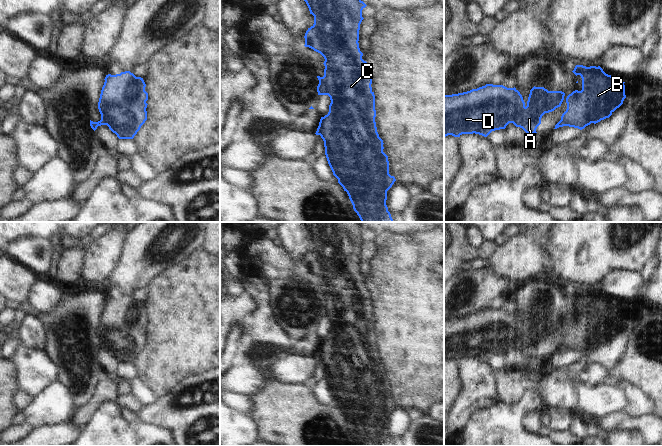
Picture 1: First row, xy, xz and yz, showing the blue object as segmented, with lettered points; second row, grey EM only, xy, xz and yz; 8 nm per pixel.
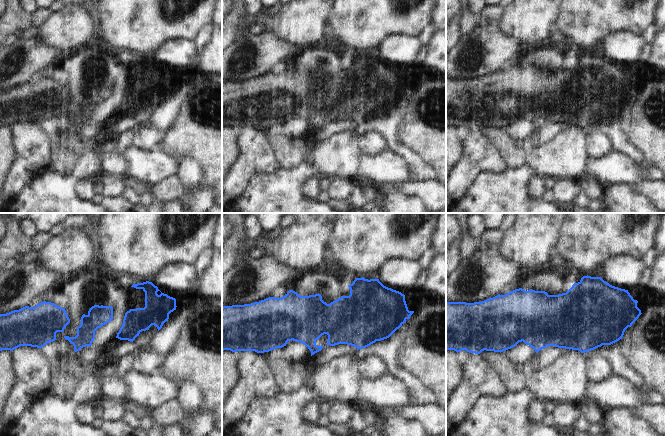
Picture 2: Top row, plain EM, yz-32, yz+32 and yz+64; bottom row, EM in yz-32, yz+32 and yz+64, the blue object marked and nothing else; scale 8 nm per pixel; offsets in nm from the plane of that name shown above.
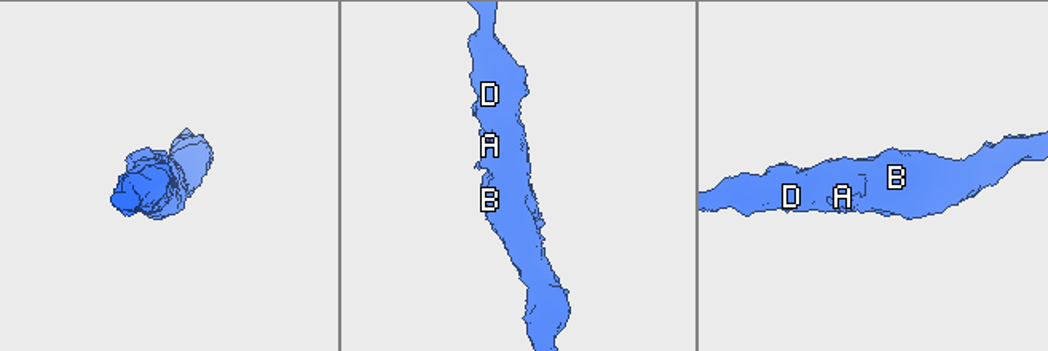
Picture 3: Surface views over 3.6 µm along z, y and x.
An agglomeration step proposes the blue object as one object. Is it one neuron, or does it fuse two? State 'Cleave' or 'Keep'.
Keep.

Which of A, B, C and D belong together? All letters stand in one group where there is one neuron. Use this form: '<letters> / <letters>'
A B C D

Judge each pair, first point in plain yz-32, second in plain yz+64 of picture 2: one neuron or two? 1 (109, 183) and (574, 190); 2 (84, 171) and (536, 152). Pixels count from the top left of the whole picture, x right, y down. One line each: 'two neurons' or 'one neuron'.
1: one neuron
2: two neurons

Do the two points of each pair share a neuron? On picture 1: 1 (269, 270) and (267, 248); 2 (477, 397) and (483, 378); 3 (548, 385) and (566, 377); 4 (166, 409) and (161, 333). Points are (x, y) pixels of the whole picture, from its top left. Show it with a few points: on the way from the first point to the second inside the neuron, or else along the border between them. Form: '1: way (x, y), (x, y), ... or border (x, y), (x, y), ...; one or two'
1: border (265, 261), (281, 271); two
2: way (477, 392), (478, 383); one
3: way (552, 385), (558, 385), (562, 381); one
4: border (183, 379), (170, 391), (157, 398); two

